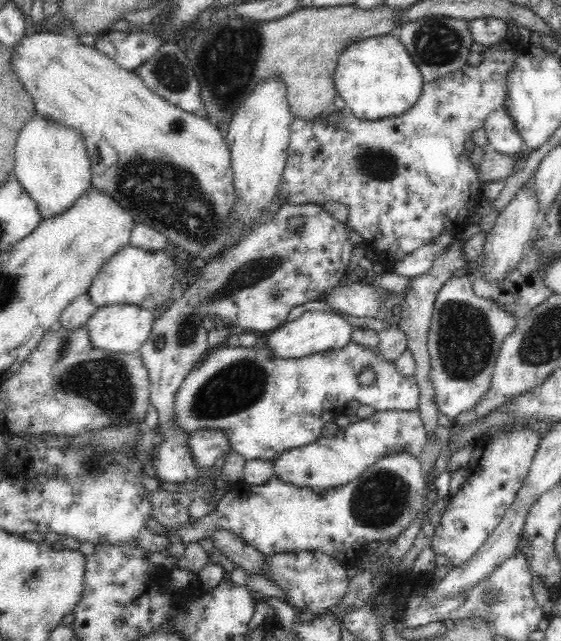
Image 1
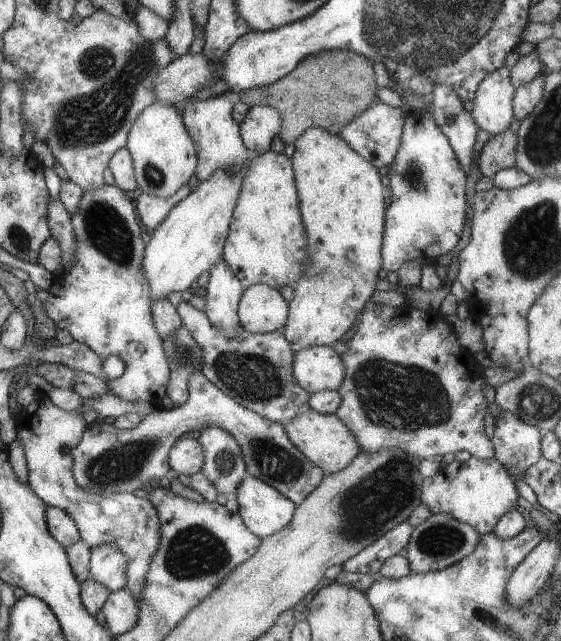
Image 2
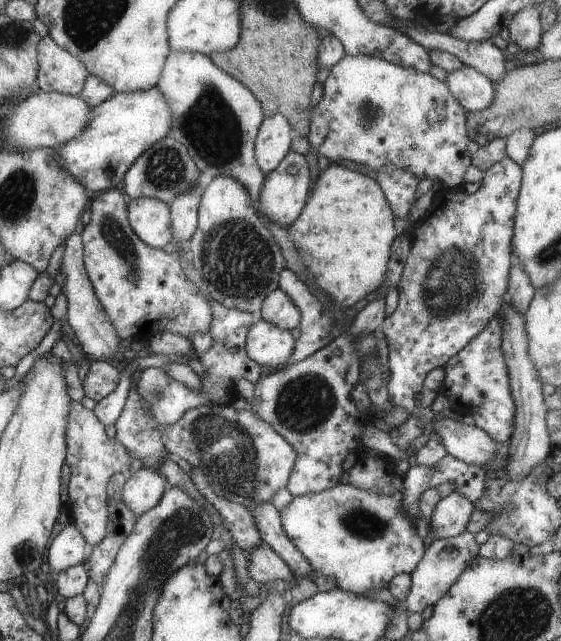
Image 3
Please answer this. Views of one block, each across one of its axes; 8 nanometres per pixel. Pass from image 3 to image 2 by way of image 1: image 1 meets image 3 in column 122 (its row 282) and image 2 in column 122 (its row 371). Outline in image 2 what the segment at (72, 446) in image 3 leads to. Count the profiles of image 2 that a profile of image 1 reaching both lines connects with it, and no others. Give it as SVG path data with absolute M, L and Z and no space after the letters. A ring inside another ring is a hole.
M201 370L190 374L188 386L190 396L185 404L174 406L170 410L158 404L150 414L141 417L136 428L118 430L115 425L104 421L86 427L80 444L72 452L72 472L76 484L92 494L132 493L138 488L149 490L150 482L169 474L169 450L178 438L188 436L192 430L220 426L222 430L230 432L242 448L247 475L274 486L295 505L299 505L318 488L325 475L324 470L305 458L292 444L282 423L272 422L238 404L216 388Z

